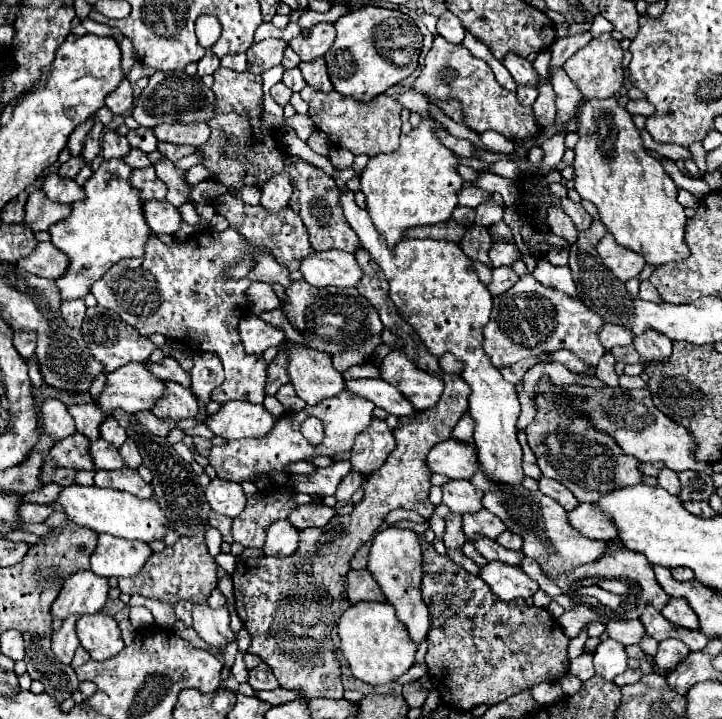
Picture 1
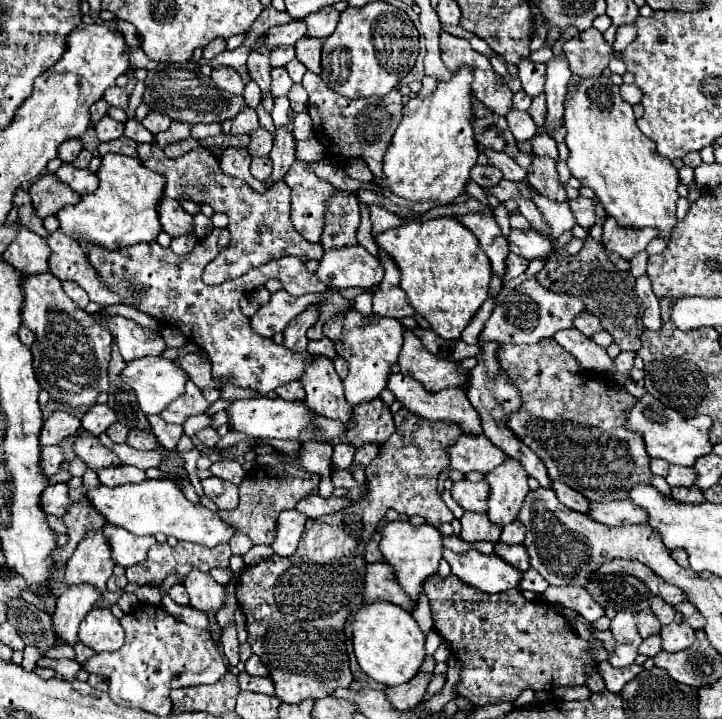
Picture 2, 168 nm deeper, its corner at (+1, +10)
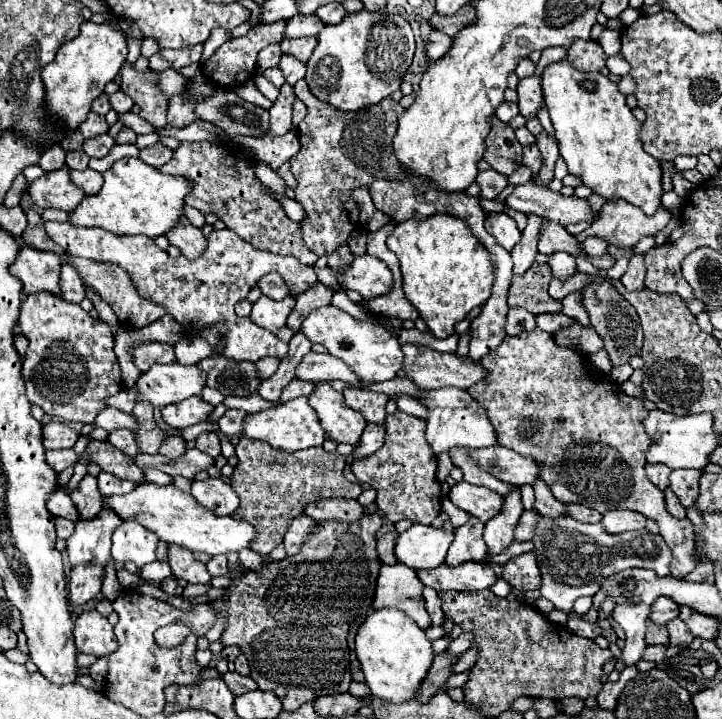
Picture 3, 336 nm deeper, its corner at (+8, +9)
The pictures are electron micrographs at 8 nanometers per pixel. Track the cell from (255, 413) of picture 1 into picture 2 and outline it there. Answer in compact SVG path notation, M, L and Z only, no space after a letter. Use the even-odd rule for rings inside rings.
M251 398L251 400L235 400L229 408L227 408L229 416L231 416L231 428L237 432L243 432L251 438L277 438L277 440L297 440L301 442L301 432L307 428L317 428L317 422L311 414L311 408L303 402L303 400L283 400L283 398Z

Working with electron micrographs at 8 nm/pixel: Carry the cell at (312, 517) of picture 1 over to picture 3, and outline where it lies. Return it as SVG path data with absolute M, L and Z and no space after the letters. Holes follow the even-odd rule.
M320 499L316 503L308 503L304 513L314 521L340 519L352 523L364 515L364 507L356 499Z

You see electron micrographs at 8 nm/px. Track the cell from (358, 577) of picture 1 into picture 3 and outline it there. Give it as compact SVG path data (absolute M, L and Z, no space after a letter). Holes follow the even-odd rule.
M402 563L382 565L376 579L372 607L374 609L396 607L404 611L410 619L414 619L422 629L426 629L430 627L430 617L424 609L422 587L424 585L418 579L416 571L412 571L410 567L404 567Z

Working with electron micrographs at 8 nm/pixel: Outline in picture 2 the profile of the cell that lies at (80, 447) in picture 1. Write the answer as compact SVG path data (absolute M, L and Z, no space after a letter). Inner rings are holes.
M87 430L77 432L77 436L75 436L75 454L93 470L123 466L123 462L119 462L119 456L111 454L111 450L107 450L99 442L99 438L93 436Z

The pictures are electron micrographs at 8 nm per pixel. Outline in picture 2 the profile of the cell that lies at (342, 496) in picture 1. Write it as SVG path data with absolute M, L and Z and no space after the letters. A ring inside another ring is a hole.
M367 442L367 446L359 446L359 448L357 448L357 452L355 452L355 462L367 466L377 454L379 454L379 446L375 446L375 442L373 442L373 444Z

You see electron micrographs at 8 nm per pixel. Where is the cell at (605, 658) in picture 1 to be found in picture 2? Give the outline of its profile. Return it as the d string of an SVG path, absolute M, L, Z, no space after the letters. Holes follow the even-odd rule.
M625 610L617 612L617 616L611 620L611 632L617 640L615 650L609 654L609 664L615 668L625 668L631 666L637 658L639 642L643 638L637 632L637 622L635 622L635 612Z

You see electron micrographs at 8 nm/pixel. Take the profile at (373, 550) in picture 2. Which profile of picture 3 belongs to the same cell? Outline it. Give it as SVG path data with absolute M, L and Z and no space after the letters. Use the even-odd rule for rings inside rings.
M396 531L394 533L386 533L386 535L378 535L378 557L382 563L386 565L392 565L396 563L396 557L394 557L394 541L396 541Z

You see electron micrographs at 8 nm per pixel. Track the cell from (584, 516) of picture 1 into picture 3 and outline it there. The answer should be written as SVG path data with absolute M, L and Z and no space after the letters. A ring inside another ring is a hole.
M614 509L614 511L606 511L602 515L602 527L608 531L608 533L624 533L624 531L638 531L638 529L644 529L646 525L646 517L638 511L620 511L620 509Z

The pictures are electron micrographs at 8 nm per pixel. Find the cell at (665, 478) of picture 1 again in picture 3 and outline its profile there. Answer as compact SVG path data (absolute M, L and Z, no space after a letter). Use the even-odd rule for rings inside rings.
M674 469L670 473L670 487L680 497L684 507L690 507L698 499L698 479L702 471L692 469Z

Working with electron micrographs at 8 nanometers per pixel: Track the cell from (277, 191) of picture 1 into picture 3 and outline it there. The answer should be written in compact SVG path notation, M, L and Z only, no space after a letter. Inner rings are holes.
M286 83L280 89L280 95L274 101L274 105L268 109L268 113L270 113L270 129L268 129L268 135L270 137L286 135L292 129L292 103L294 103L294 99L296 99L294 89Z

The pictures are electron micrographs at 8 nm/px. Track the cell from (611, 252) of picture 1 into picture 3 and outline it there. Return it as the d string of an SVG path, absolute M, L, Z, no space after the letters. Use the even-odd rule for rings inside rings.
M622 199L616 203L606 203L596 217L596 221L582 233L574 236L579 242L587 237L600 237L618 249L634 247L642 237L656 237L670 221L670 213L660 207L656 215L648 217L638 207L624 203Z

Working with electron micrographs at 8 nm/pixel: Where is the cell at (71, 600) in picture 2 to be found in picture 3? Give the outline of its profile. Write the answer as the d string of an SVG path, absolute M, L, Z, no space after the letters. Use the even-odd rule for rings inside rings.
M92 563L74 567L70 573L68 581L68 591L70 591L70 613L74 615L76 605L84 605L90 599L94 599L100 593L104 569L102 567L92 567Z

